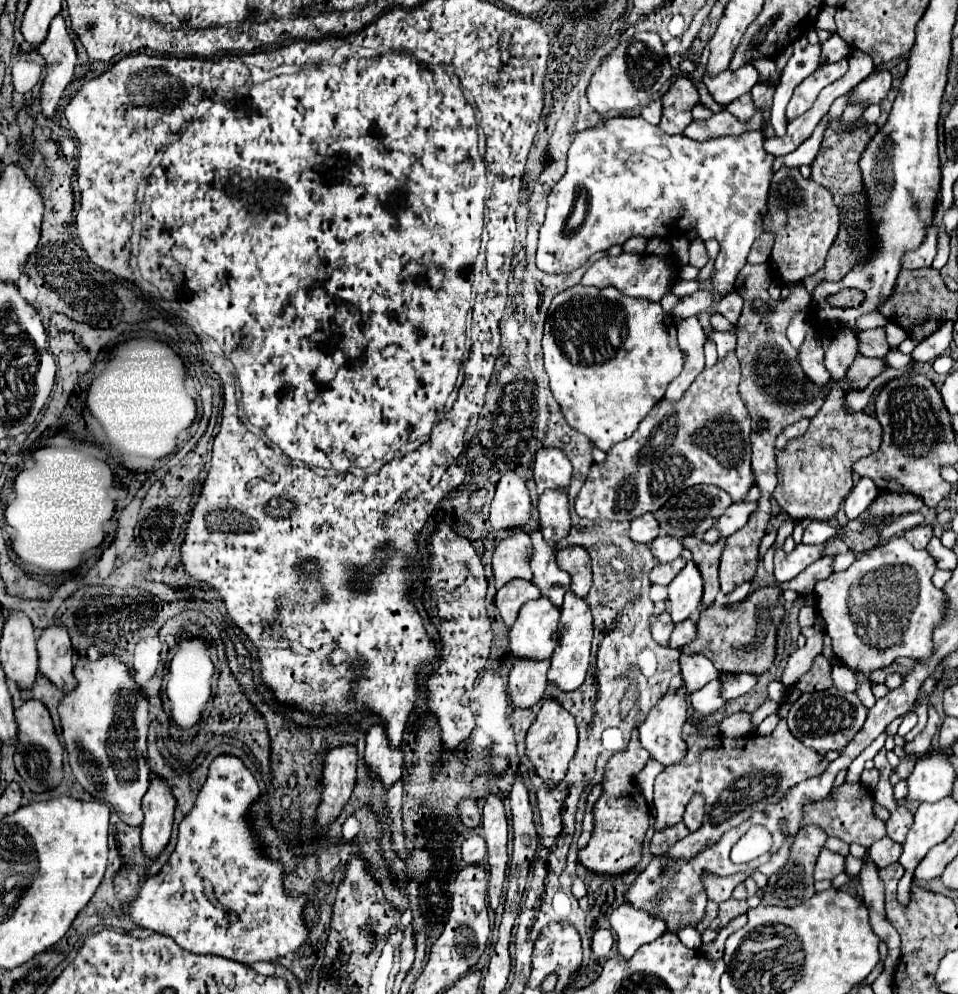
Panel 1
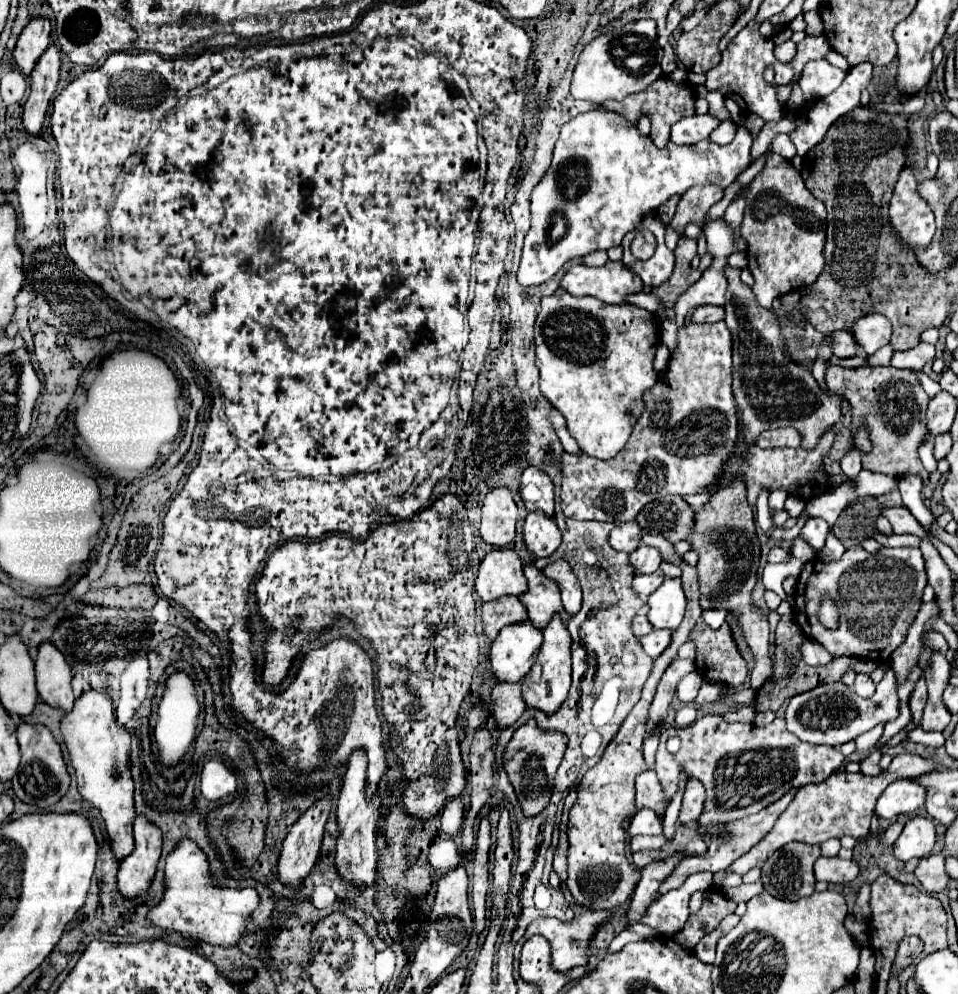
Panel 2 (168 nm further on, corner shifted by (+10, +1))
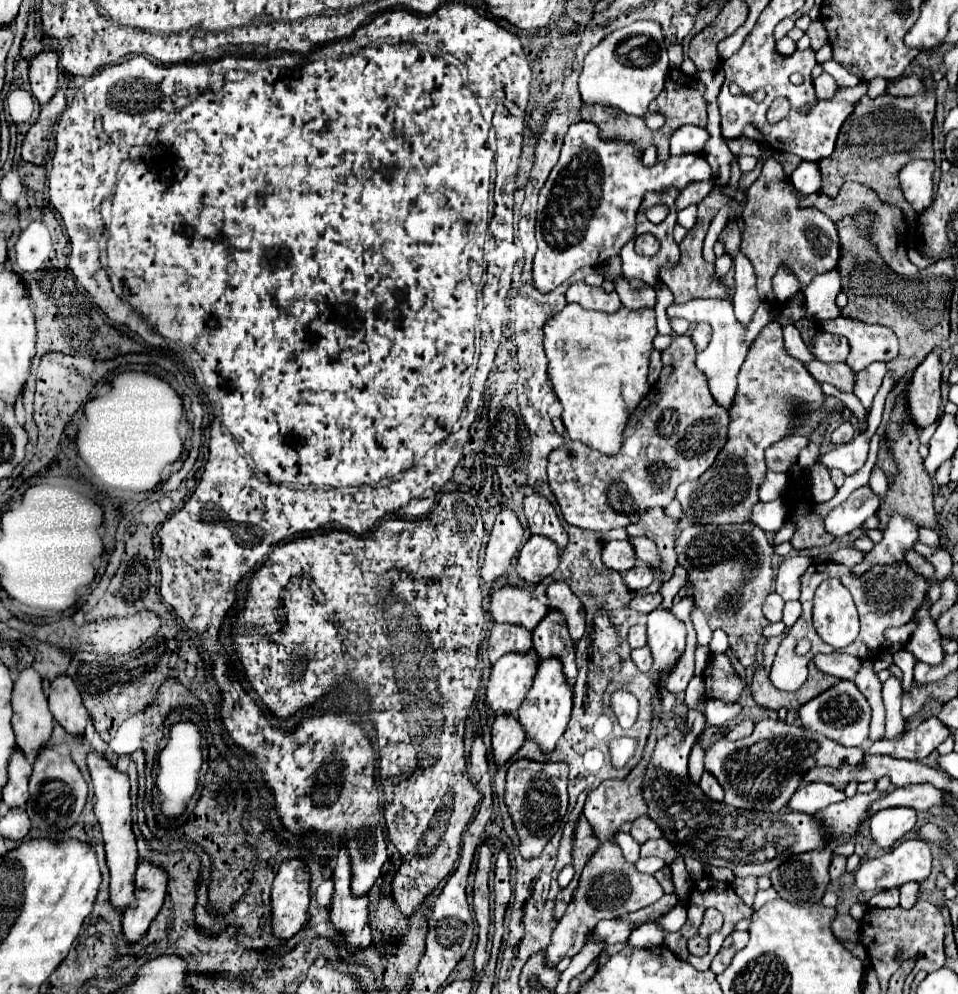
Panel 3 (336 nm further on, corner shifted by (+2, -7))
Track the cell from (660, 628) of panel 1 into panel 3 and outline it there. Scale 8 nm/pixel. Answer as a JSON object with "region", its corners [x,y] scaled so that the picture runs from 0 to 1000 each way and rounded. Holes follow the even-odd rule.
{"region":[[[664,627],[658,637],[656,637],[656,647],[658,651],[672,651],[674,649],[674,639],[672,639],[672,627]]]}

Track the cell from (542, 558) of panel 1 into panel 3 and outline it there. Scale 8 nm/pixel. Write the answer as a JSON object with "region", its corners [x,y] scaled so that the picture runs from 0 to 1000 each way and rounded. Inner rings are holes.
{"region":[[[574,615],[572,623],[568,623],[568,627],[564,627],[564,631],[559,631],[555,645],[557,645],[559,657],[564,659],[566,665],[582,663],[587,667],[591,685],[593,685],[595,693],[599,693],[603,671],[599,665],[599,647],[593,639],[589,621],[580,619],[580,615]]]}

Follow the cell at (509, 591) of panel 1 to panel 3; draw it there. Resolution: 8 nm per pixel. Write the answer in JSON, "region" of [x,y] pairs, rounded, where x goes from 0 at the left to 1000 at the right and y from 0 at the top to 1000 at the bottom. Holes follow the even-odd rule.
{"region":[[[518,627],[509,643],[509,663],[518,667],[528,657],[551,657],[555,653],[555,639],[545,631],[534,631],[528,627]]]}

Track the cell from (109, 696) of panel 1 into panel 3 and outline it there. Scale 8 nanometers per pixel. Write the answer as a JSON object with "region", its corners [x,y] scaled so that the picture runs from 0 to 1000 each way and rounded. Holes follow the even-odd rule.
{"region":[[[102,760],[92,762],[92,772],[96,780],[98,790],[98,820],[106,834],[106,844],[111,850],[111,870],[115,876],[115,910],[123,916],[129,916],[136,912],[140,902],[140,878],[144,872],[144,856],[142,856],[142,844],[138,838],[138,824],[136,824],[136,788],[134,780],[111,768]]]}

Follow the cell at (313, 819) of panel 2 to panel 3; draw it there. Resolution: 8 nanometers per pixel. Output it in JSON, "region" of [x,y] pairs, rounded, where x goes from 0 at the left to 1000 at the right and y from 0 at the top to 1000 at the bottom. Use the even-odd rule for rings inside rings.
{"region":[[[313,864],[294,868],[282,898],[284,939],[294,949],[307,943],[322,927],[324,880]]]}

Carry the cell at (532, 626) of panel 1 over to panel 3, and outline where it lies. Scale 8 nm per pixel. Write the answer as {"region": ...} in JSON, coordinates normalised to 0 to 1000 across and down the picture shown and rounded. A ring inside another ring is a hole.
{"region":[[[555,655],[551,659],[526,659],[526,663],[518,665],[511,675],[509,691],[507,691],[507,709],[516,719],[539,719],[543,707],[547,705],[551,693],[555,691],[559,679],[559,663],[555,663]]]}

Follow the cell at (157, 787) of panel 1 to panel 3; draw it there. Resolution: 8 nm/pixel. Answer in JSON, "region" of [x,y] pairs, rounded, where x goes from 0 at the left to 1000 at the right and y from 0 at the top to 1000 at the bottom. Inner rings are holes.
{"region":[[[146,868],[142,876],[142,910],[127,923],[127,941],[132,949],[144,949],[159,925],[165,921],[173,900],[173,878],[157,868]]]}

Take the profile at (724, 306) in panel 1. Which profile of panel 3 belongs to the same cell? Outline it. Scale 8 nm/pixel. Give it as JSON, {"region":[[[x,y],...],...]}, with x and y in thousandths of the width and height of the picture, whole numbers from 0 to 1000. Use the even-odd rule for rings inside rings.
{"region":[[[729,325],[727,331],[722,333],[722,343],[727,347],[727,353],[735,353],[739,349],[741,339],[743,339],[743,329],[739,329],[739,325]]]}

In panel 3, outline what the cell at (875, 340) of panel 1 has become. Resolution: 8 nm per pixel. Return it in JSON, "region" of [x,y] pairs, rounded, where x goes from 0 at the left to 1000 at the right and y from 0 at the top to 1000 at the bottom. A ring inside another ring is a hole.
{"region":[[[852,335],[848,339],[848,343],[846,343],[843,353],[848,355],[850,361],[868,365],[868,363],[883,363],[887,349],[885,349],[885,343],[881,339],[877,339],[877,337]]]}

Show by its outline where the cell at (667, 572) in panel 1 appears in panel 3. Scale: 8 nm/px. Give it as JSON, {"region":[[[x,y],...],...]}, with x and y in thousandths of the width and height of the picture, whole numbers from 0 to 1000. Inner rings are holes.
{"region":[[[683,597],[683,599],[664,599],[660,605],[658,605],[658,611],[664,613],[666,617],[678,617],[683,613],[687,613],[691,607],[691,599],[689,597]]]}

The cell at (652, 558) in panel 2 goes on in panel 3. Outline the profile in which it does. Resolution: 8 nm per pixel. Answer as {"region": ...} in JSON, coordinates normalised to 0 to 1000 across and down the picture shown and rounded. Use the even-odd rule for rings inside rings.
{"region":[[[666,568],[666,570],[660,570],[658,574],[653,574],[649,578],[649,582],[658,595],[668,595],[668,593],[674,593],[683,585],[683,574],[674,568]]]}

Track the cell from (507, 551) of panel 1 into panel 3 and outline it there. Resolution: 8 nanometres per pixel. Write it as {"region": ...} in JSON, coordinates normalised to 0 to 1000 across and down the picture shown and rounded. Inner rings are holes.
{"region":[[[528,589],[516,595],[511,615],[518,627],[543,629],[555,637],[574,613],[572,609],[562,607],[553,595]]]}

